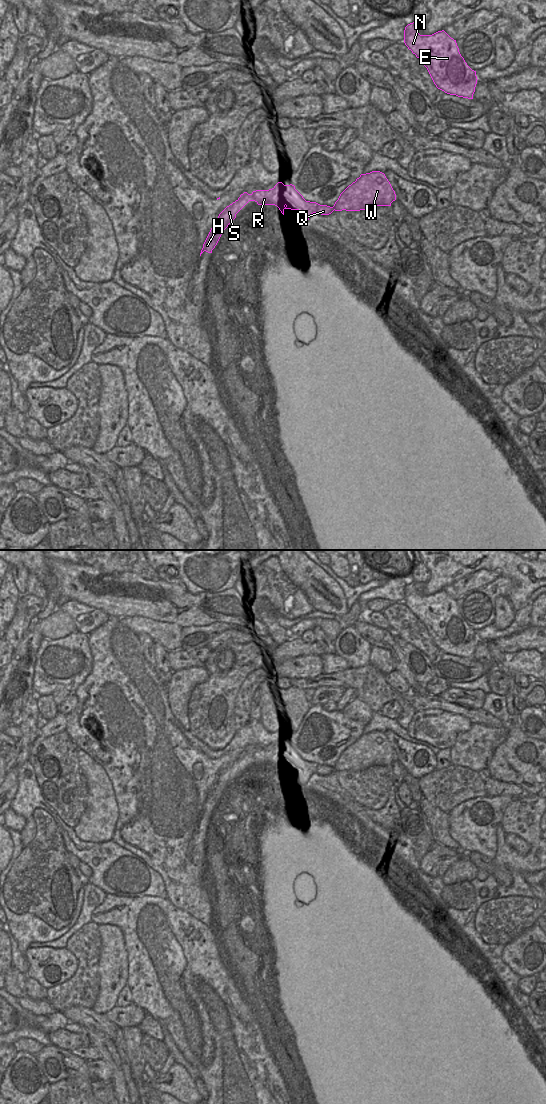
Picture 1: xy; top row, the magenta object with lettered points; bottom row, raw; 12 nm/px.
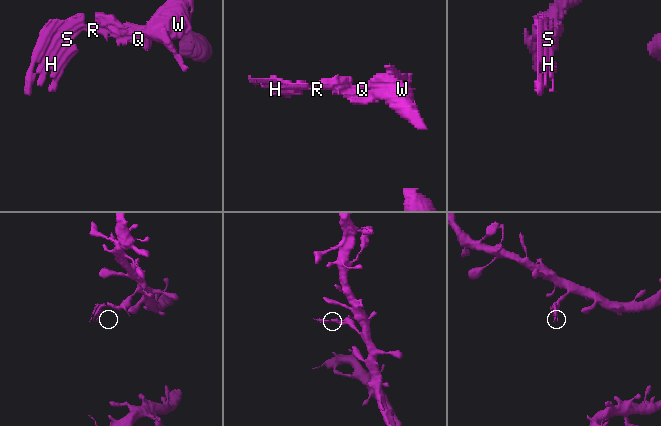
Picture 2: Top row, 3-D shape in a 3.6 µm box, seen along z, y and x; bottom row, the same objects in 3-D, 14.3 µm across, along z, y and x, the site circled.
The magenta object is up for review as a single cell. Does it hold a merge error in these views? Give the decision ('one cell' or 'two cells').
two cells

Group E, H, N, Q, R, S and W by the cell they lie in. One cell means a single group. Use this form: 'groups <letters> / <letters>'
groups E N Q R W / H S

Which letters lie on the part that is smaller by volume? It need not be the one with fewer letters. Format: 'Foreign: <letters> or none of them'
Foreign: H, S

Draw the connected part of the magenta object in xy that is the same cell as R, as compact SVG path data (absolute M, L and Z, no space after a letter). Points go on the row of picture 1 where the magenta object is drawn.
M380 171L361 174L339 196L333 207L306 201L295 186L278 182L272 189L256 190L255 202L258 205L275 205L284 215L285 209L299 210L304 222L313 213L329 215L335 211L360 211L371 206L391 206L396 194L385 174Z

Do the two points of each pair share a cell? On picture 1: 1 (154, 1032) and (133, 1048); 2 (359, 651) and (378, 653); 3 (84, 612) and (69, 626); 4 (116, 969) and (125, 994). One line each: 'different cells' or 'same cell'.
1: different cells
2: different cells
3: different cells
4: different cells

